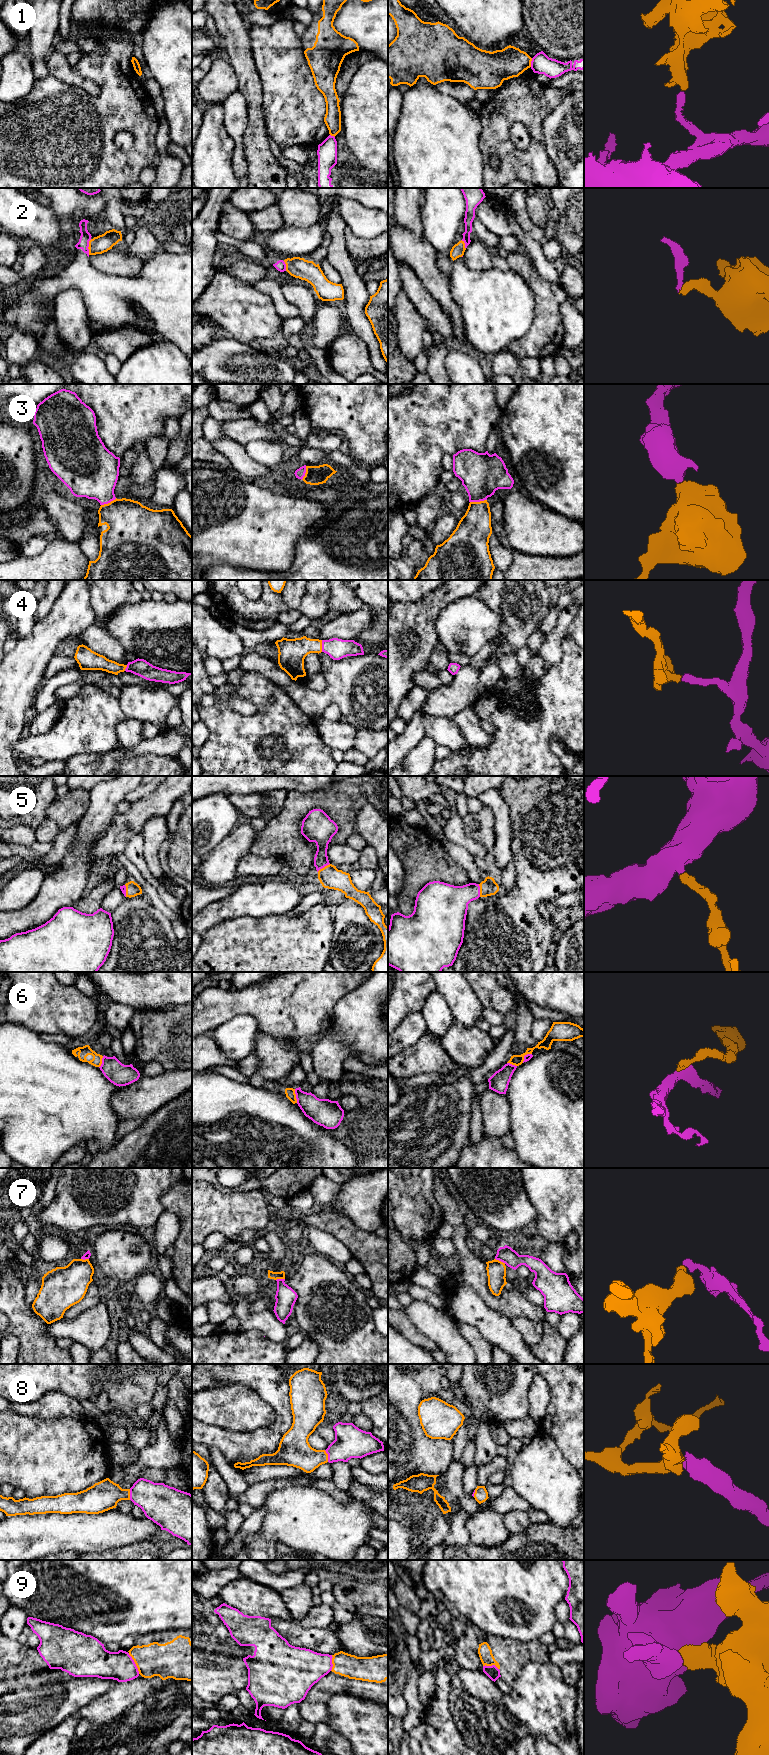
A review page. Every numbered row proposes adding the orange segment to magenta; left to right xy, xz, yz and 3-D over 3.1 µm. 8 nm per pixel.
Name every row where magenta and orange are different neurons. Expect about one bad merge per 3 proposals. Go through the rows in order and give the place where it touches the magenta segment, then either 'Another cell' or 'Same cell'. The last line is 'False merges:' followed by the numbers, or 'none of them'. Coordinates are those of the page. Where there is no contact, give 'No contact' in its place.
1: Touches magenta at yz (531, 62). Another cell
2: Touches magenta at xy (88, 246). Another cell
3: Touches magenta at yz (478, 501). Same cell
4: Touches magenta at xz (322, 646). Same cell
5: Touches magenta at yz (479, 890). Same cell
6: Touches magenta at xz (296, 1096). Another cell
7: Touches magenta at yz (500, 1260). Another cell
8: Touches magenta at xz (328, 1456). Same cell
9: Touches magenta at xy (134, 1663). Another cell
False merges: 1, 2, 6, 7, 9

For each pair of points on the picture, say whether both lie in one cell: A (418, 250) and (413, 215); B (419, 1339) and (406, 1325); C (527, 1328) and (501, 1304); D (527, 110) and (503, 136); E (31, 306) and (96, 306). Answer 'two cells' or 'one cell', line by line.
A: two cells
B: one cell
C: two cells
D: one cell
E: one cell

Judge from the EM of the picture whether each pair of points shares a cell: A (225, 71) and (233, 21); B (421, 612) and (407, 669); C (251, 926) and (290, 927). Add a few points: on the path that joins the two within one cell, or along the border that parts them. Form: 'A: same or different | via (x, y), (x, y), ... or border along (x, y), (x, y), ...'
A: different | border along (228, 61), (239, 82)
B: same | via (422, 626), (421, 655)
C: same | via (261, 927), (280, 927)

